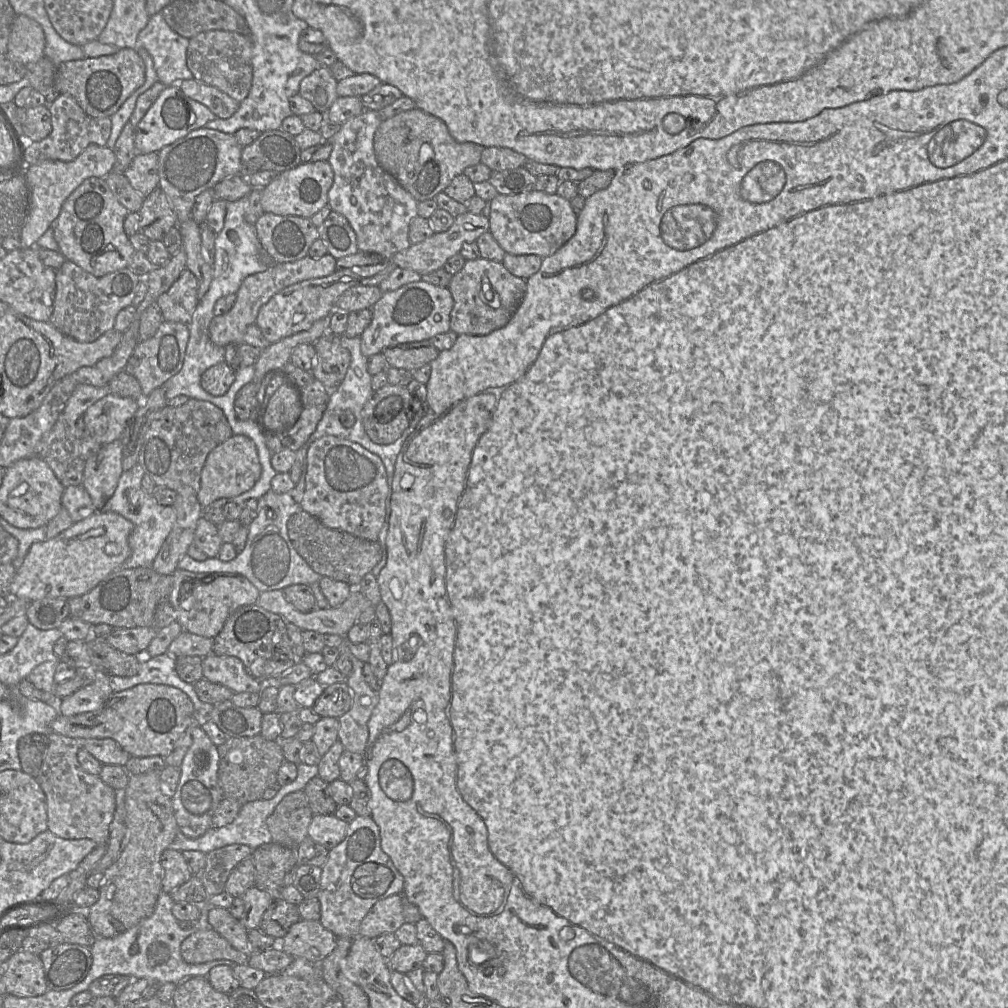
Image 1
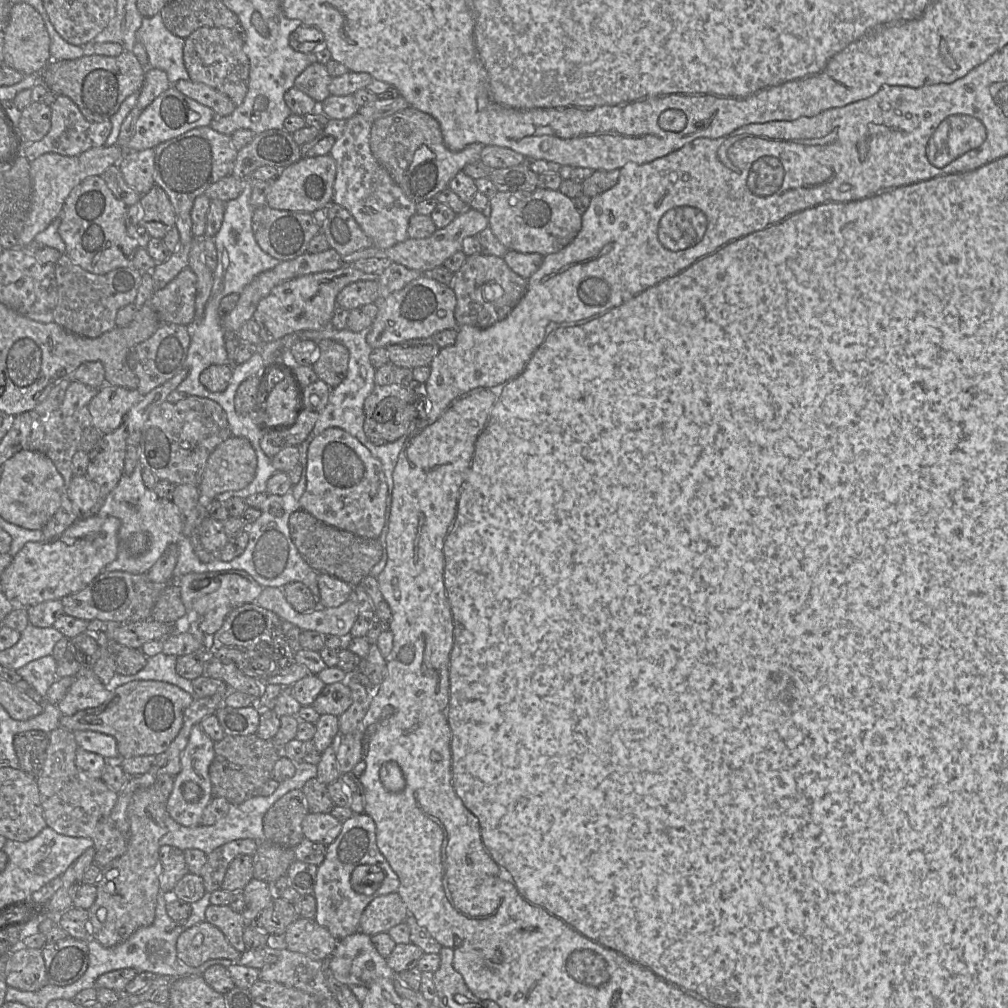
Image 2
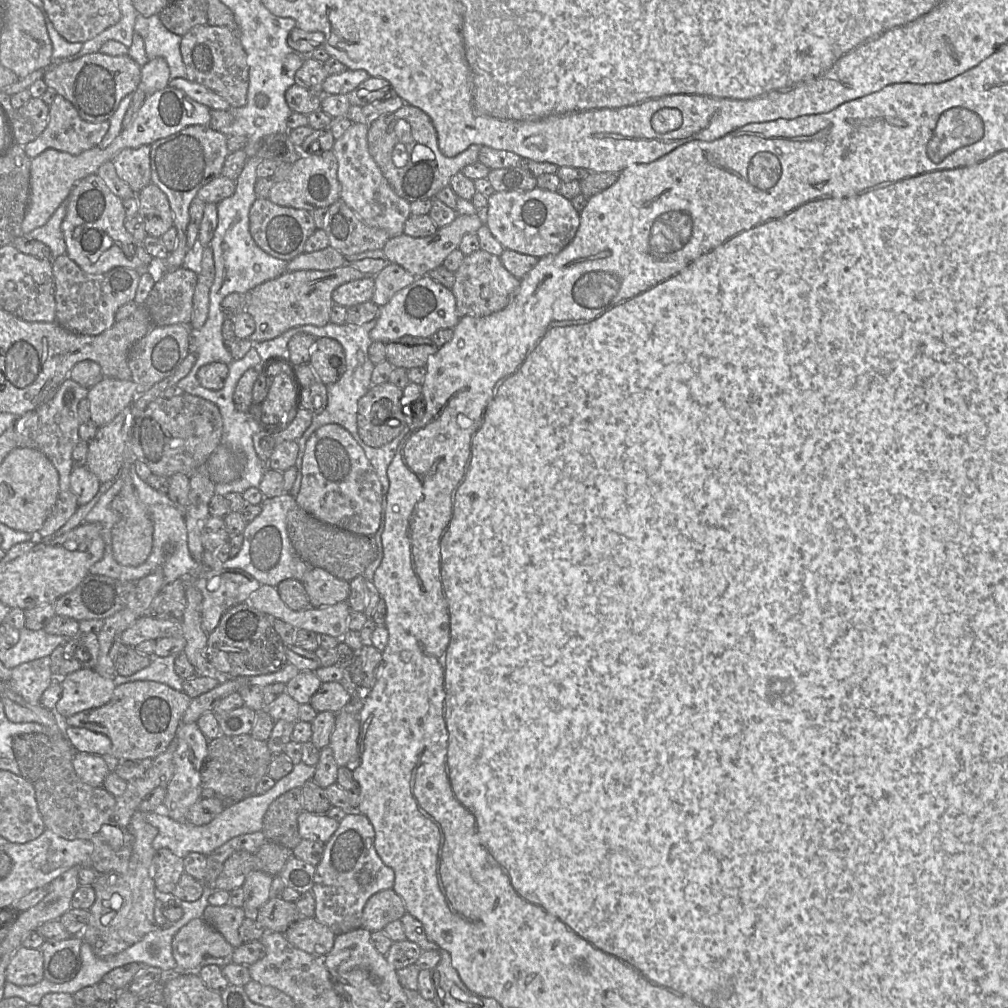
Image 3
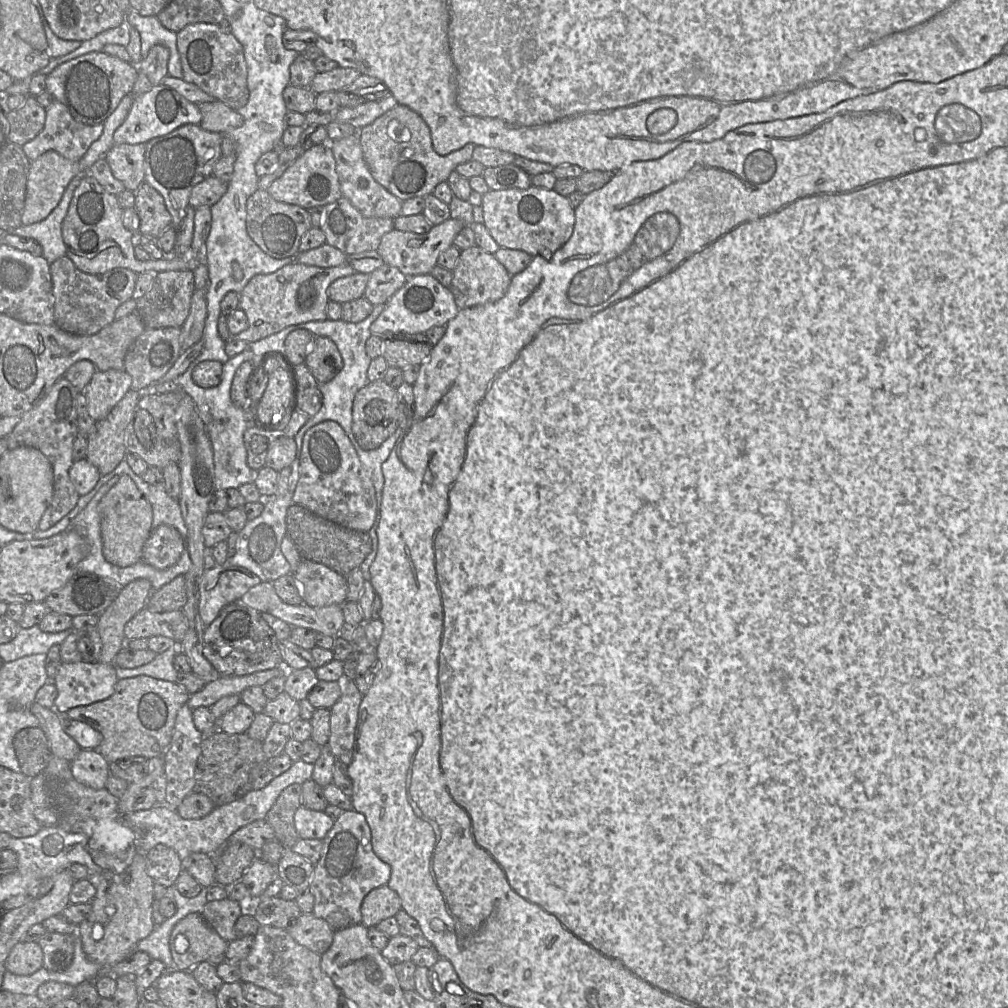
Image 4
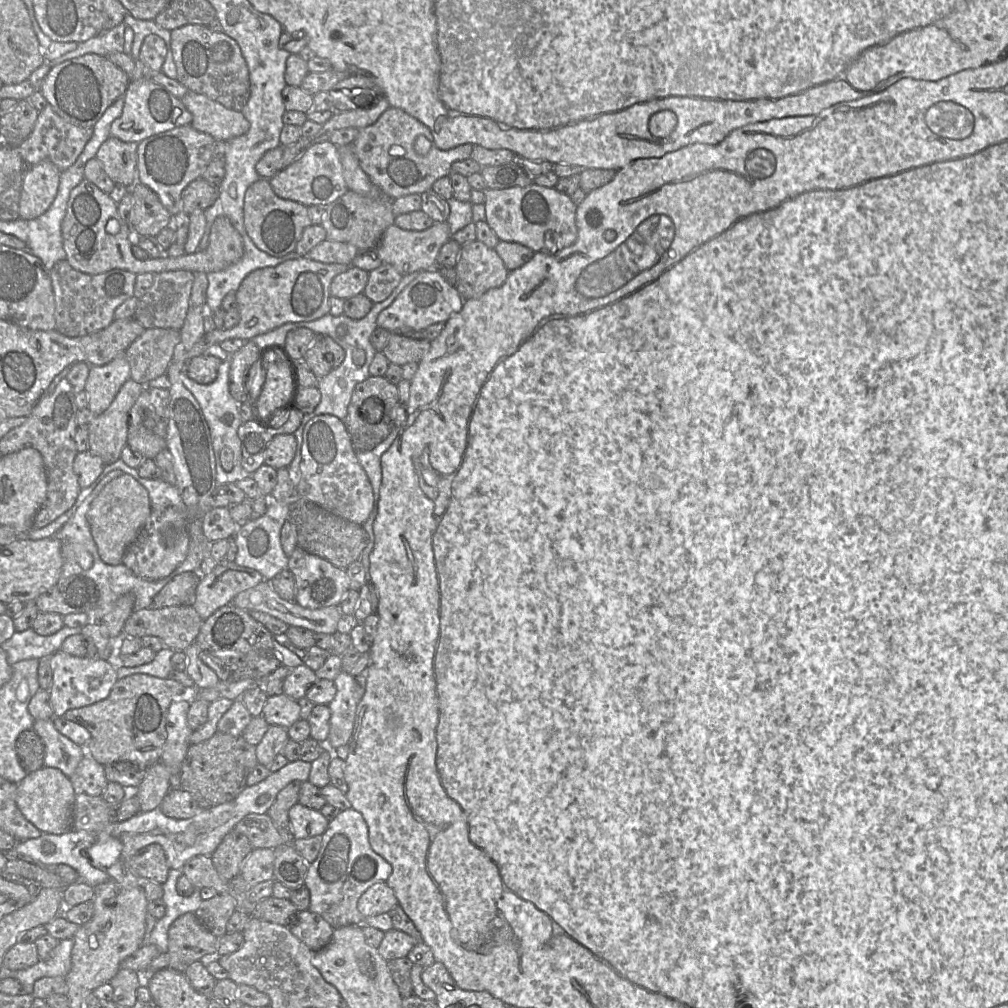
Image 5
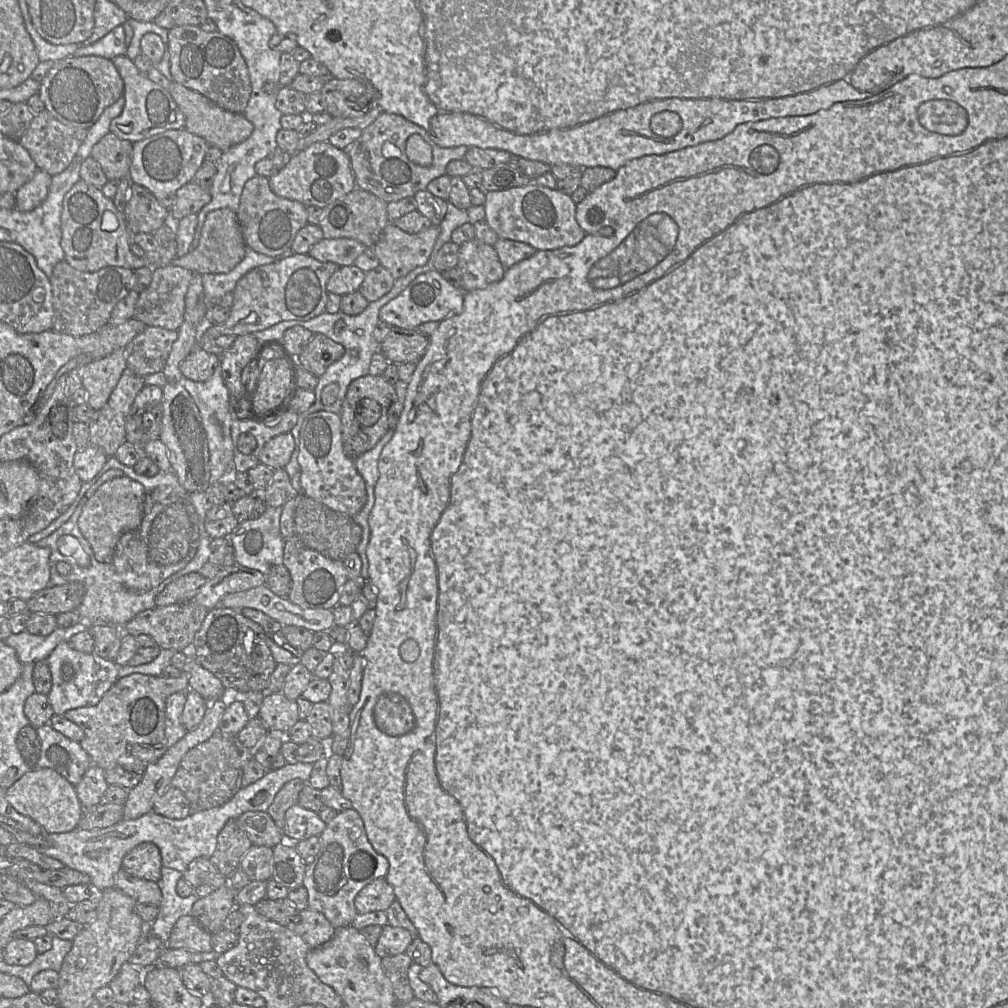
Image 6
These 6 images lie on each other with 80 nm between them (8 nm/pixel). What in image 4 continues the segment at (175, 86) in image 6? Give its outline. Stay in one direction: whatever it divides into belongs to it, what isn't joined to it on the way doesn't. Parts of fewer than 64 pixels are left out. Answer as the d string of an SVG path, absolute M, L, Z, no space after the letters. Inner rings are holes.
M219 100L195 104L202 114L199 125L207 131L224 133L239 128L244 123L244 118L237 111Z

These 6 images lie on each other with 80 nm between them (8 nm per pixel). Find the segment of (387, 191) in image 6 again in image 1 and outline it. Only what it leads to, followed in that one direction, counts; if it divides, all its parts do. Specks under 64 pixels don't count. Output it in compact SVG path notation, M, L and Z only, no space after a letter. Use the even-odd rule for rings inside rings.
M414 108L383 120L374 134L373 149L379 166L417 202L423 202L443 192L467 167L481 163L484 147L457 142L441 119Z

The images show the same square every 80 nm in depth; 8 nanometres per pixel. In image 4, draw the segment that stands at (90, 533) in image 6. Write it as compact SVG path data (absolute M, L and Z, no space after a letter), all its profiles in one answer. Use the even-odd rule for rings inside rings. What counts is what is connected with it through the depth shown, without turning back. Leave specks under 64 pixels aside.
M121 475L98 505L102 553L107 562L128 567L141 561L142 550L153 528L153 511L150 503L128 475Z

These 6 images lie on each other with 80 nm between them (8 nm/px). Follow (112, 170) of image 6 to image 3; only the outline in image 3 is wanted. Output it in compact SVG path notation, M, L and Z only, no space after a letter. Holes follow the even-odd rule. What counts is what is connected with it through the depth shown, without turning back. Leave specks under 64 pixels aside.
M150 145L123 149L114 157L112 163L119 178L126 182L135 194L151 183Z

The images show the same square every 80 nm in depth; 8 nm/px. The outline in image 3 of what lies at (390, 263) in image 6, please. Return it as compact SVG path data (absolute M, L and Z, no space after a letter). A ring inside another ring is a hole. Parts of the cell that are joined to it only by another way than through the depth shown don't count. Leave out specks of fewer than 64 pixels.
M478 213L473 215L457 215L447 226L438 228L430 236L415 238L406 234L391 237L382 248L387 259L401 266L414 277L427 275L431 270L441 266L445 258L455 249L459 248L462 238L466 234L477 233L478 229L484 225Z

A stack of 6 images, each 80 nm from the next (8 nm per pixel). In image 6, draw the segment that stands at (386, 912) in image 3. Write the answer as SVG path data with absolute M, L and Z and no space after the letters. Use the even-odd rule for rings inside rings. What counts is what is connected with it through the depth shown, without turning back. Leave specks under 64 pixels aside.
M378 878L366 885L356 896L355 906L358 913L387 911L396 900L393 887L385 878Z

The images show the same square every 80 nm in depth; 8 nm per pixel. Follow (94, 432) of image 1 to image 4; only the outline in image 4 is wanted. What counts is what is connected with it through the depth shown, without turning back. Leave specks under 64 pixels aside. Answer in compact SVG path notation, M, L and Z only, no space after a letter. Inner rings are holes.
M97 370L83 391L89 416L95 421L106 418L131 385L132 378L125 370Z

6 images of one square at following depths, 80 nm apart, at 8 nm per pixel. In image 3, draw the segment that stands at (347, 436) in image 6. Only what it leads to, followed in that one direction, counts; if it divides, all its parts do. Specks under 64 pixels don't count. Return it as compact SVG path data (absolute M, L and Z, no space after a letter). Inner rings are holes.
M386 382L369 388L358 401L357 427L362 441L373 448L379 448L396 438L400 433L408 433L408 418L416 418L417 402L410 402L402 407L403 389Z

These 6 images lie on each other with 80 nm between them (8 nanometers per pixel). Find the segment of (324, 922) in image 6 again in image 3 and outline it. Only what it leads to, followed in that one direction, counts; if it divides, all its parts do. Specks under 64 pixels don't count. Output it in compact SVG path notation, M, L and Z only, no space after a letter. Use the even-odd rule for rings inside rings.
M300 917L285 933L296 948L316 957L325 957L333 948L335 933L314 917Z

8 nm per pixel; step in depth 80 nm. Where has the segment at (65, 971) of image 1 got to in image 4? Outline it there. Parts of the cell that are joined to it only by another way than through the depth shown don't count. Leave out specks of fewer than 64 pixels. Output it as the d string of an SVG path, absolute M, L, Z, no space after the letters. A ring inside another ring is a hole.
M46 932L37 942L43 952L43 967L51 972L63 972L74 957L75 935Z

